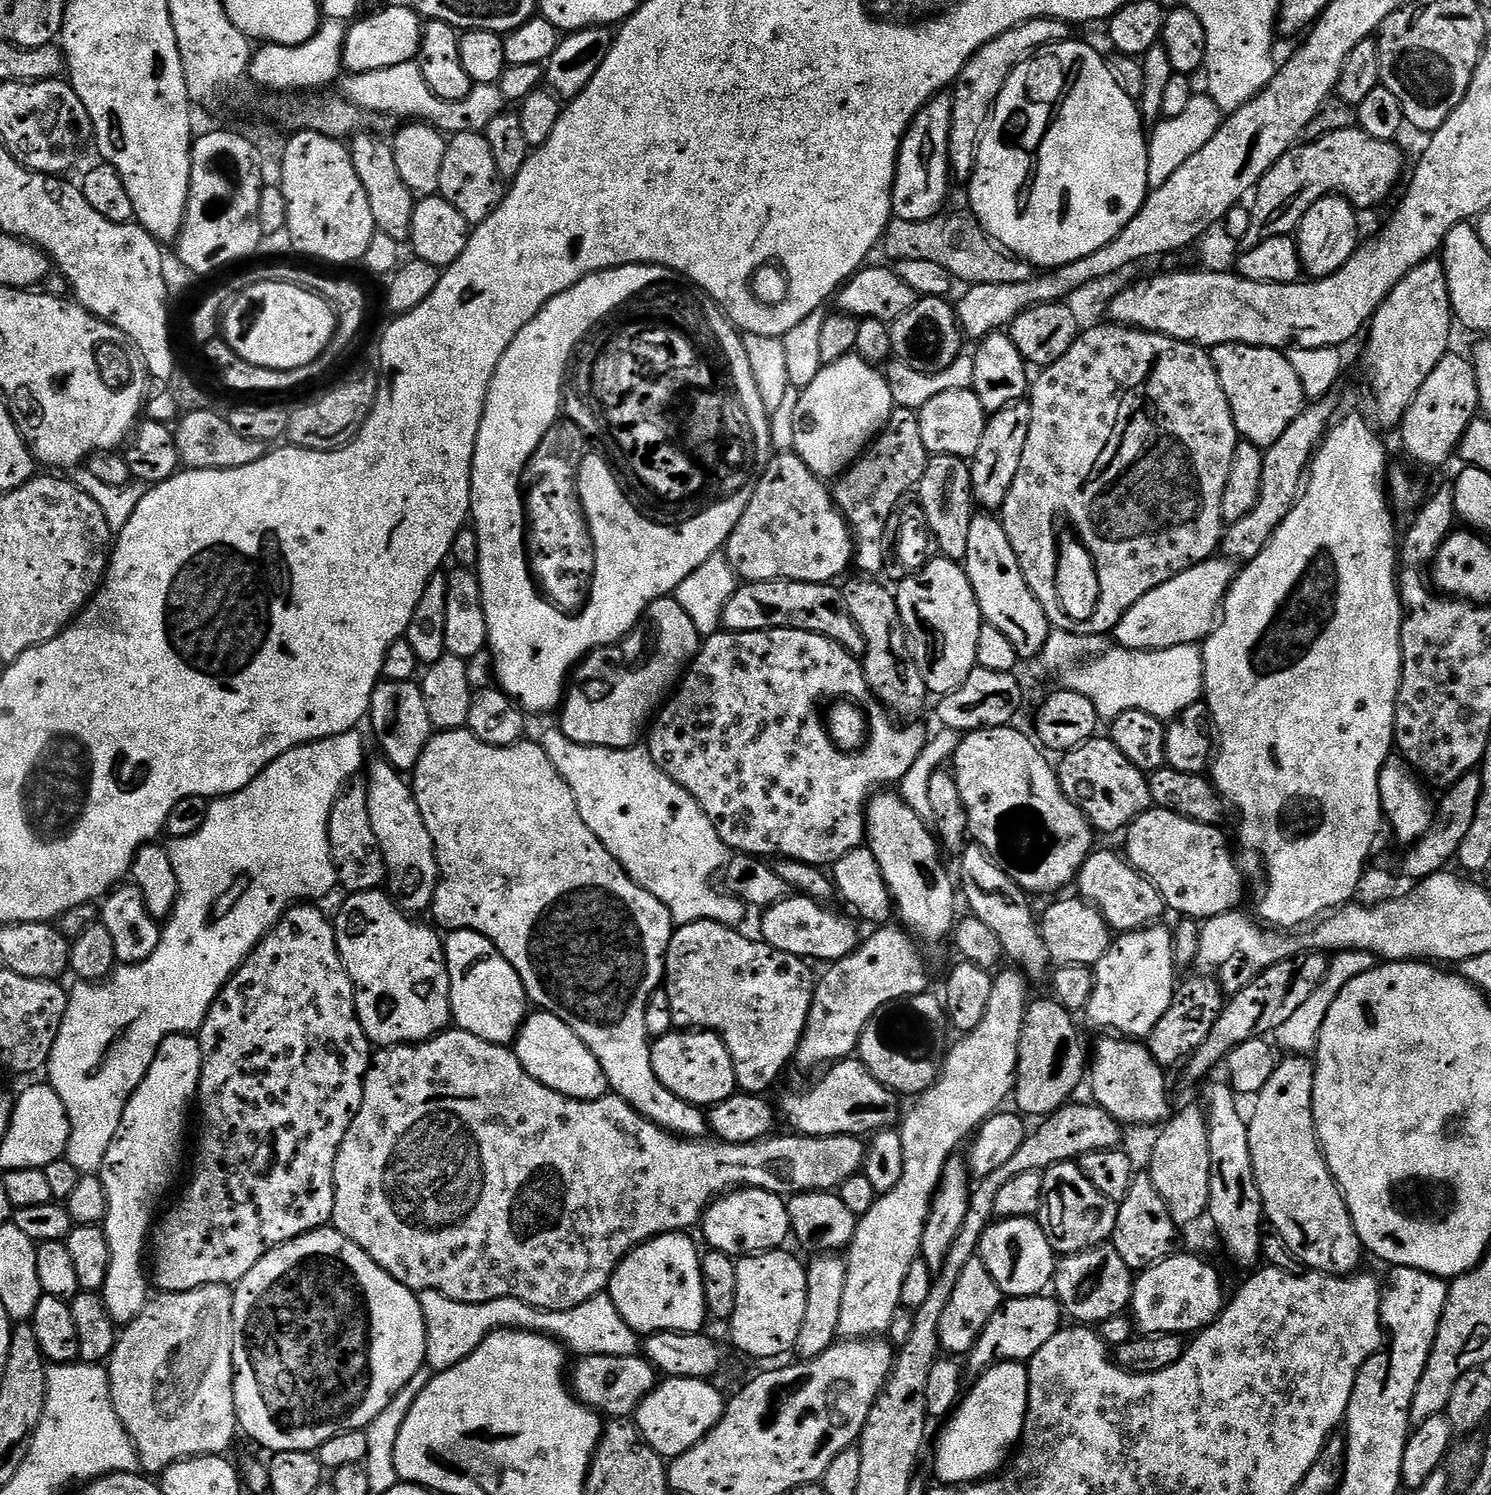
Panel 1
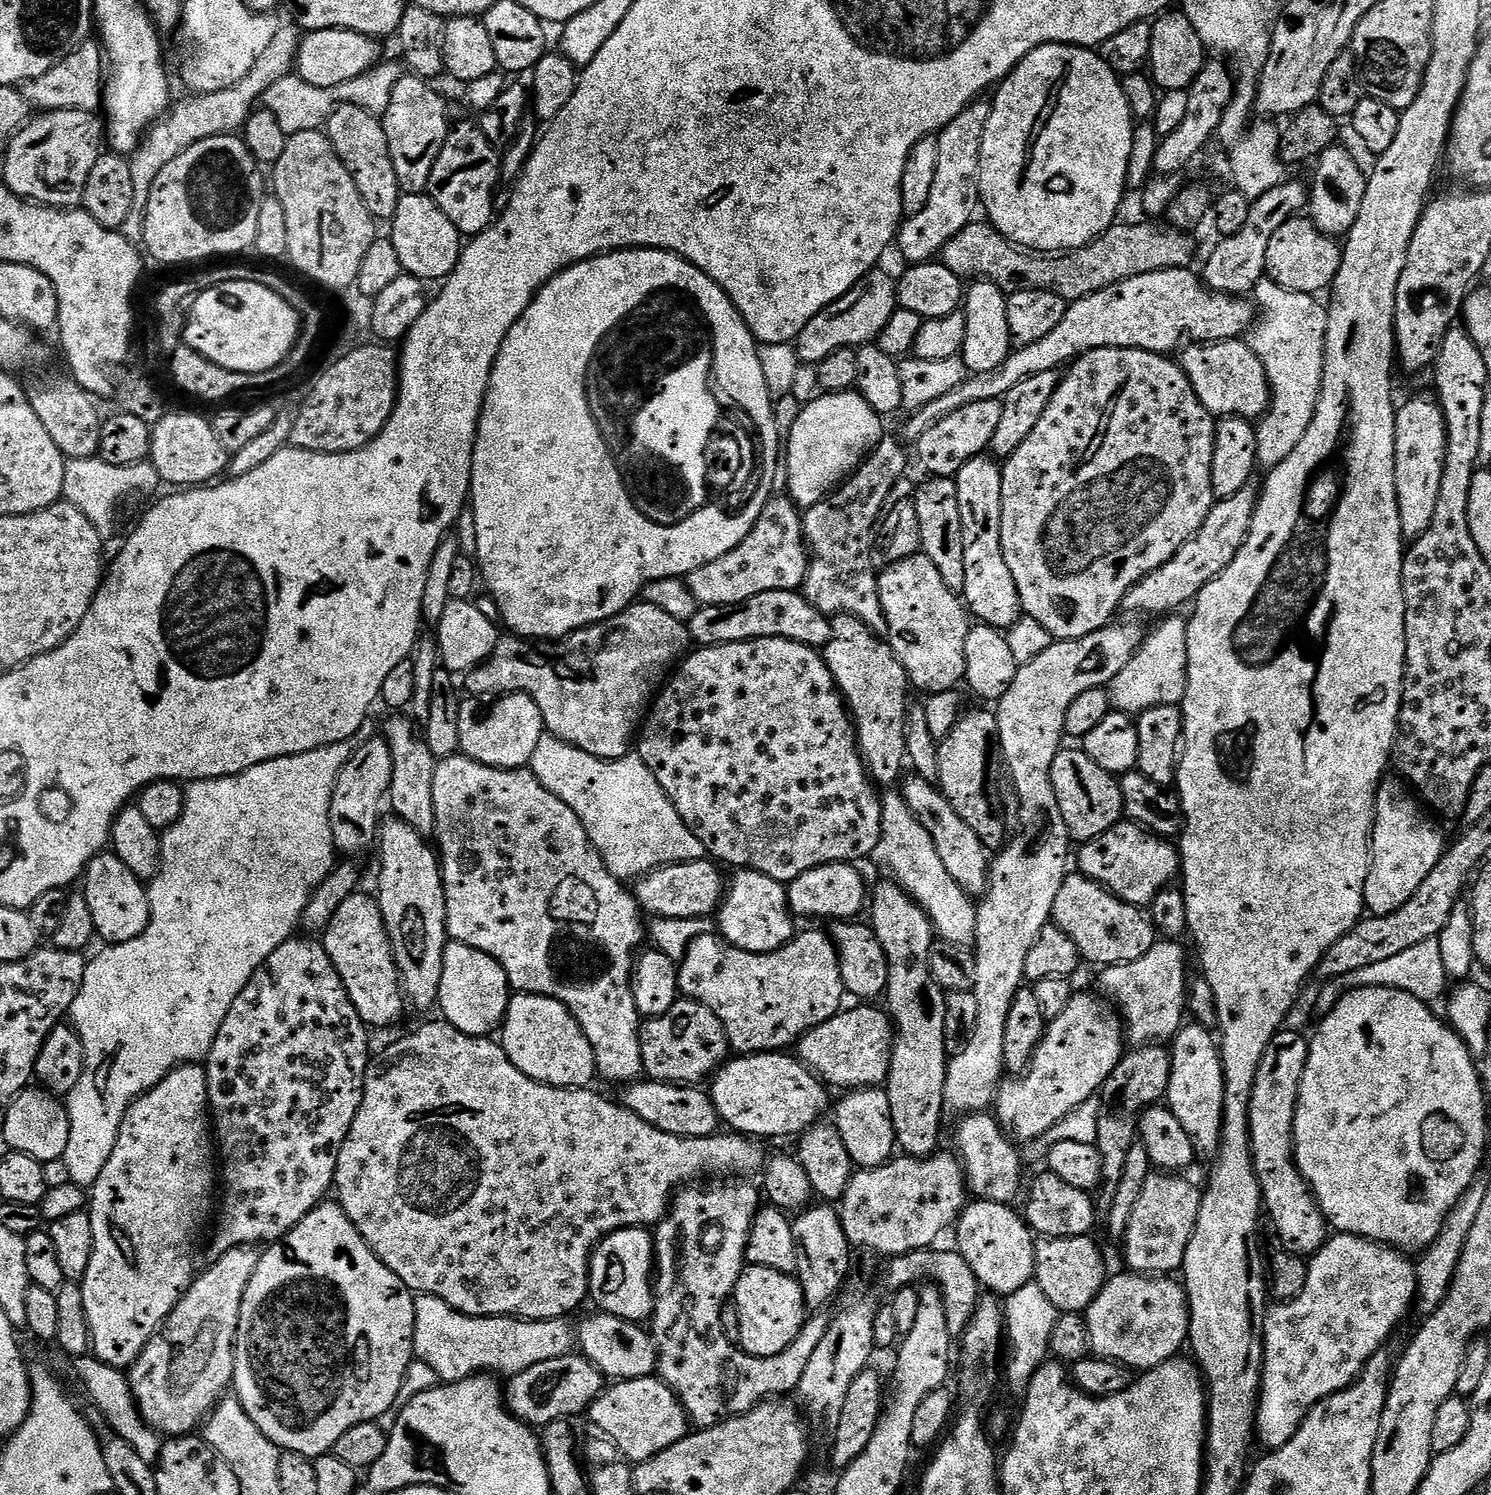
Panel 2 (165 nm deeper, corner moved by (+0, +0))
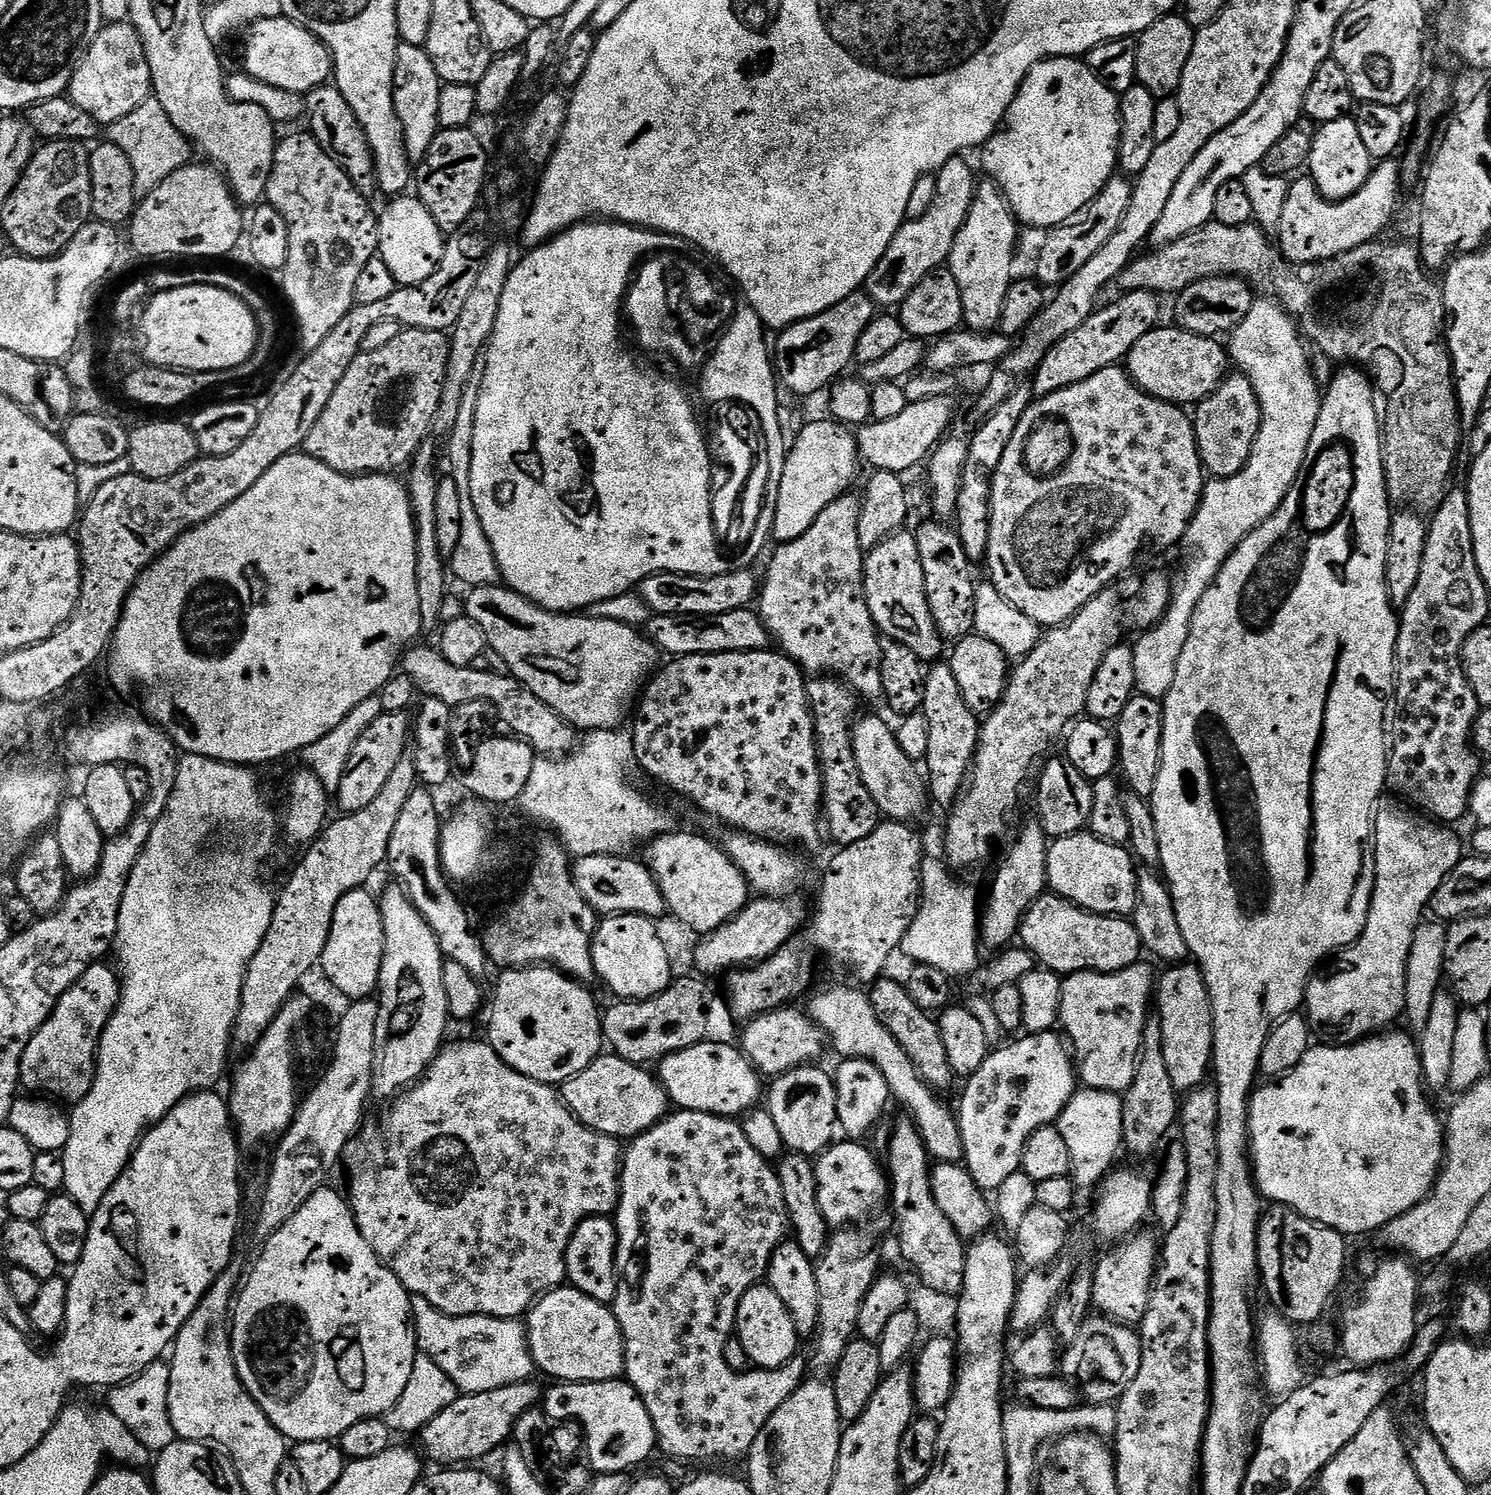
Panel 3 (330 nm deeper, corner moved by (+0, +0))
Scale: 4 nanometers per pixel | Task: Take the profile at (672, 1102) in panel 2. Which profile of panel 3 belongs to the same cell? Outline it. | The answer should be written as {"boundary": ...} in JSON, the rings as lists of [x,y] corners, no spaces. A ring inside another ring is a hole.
{"boundary":[[[601,1054],[597,1056],[586,1070],[574,1074],[565,1084],[559,1085],[558,1091],[564,1105],[590,1130],[598,1134],[612,1136],[615,1140],[627,1142],[634,1136],[641,1136],[646,1130],[650,1130],[659,1120],[663,1120],[670,1112],[670,1101],[668,1092],[664,1089],[663,1084],[655,1075],[648,1073],[647,1067],[639,1064],[626,1062],[620,1056],[615,1054]]]}

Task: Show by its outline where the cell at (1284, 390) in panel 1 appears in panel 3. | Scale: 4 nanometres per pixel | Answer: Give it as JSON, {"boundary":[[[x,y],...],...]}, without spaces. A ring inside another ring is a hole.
{"boundary":[[[1179,326],[1173,329],[1173,332],[1153,330],[1142,334],[1142,338],[1138,338],[1128,351],[1126,371],[1146,394],[1159,400],[1169,400],[1171,404],[1195,406],[1229,375],[1230,357],[1219,339],[1199,336]]]}

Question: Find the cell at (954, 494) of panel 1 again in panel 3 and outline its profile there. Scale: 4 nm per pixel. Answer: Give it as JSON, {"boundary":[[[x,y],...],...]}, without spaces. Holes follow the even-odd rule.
{"boundary":[[[936,522],[940,524],[924,524],[921,528],[917,527],[915,529],[916,533],[916,541],[918,542],[918,554],[922,558],[922,570],[924,571],[924,577],[926,578],[926,602],[930,602],[930,614],[934,618],[934,626],[940,631],[941,637],[945,641],[955,642],[961,640],[963,636],[973,635],[976,623],[974,622],[974,606],[976,605],[976,586],[978,583],[977,577],[972,577],[972,568],[974,568],[973,561],[969,560],[968,555],[966,554],[966,550],[962,546],[962,542],[960,541],[960,536],[956,533],[955,527],[946,525],[944,522]]]}

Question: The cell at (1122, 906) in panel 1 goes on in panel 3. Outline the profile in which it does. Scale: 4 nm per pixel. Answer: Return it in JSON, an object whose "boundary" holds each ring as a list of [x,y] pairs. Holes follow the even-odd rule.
{"boundary":[[[1055,894],[1040,896],[1029,906],[1028,913],[1020,922],[1018,940],[1027,948],[1043,967],[1052,972],[1071,974],[1074,972],[1121,972],[1132,964],[1141,963],[1142,947],[1131,919],[1122,916],[1103,916],[1097,912],[1087,912],[1069,900]]]}

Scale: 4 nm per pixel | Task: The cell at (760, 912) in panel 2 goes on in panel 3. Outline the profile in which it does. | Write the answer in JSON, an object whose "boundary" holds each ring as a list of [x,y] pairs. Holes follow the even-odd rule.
{"boundary":[[[672,830],[667,834],[657,836],[644,850],[642,859],[652,871],[652,877],[662,890],[665,909],[669,913],[673,912],[692,932],[700,932],[699,934],[716,932],[726,922],[733,920],[750,899],[750,889],[746,878],[740,872],[740,867],[723,852],[717,843],[716,845],[711,844],[704,836]]]}

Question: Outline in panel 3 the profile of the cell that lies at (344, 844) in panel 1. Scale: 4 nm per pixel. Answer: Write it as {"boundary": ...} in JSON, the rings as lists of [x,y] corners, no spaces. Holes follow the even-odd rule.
{"boundary":[[[383,712],[370,722],[370,726],[366,726],[362,738],[358,738],[358,742],[354,742],[354,750],[350,750],[350,762],[346,762],[342,782],[338,782],[334,789],[334,804],[340,807],[341,813],[362,810],[362,806],[370,806],[370,802],[378,798],[394,766],[398,766],[398,758],[409,751],[413,732],[414,724],[408,712]]]}

